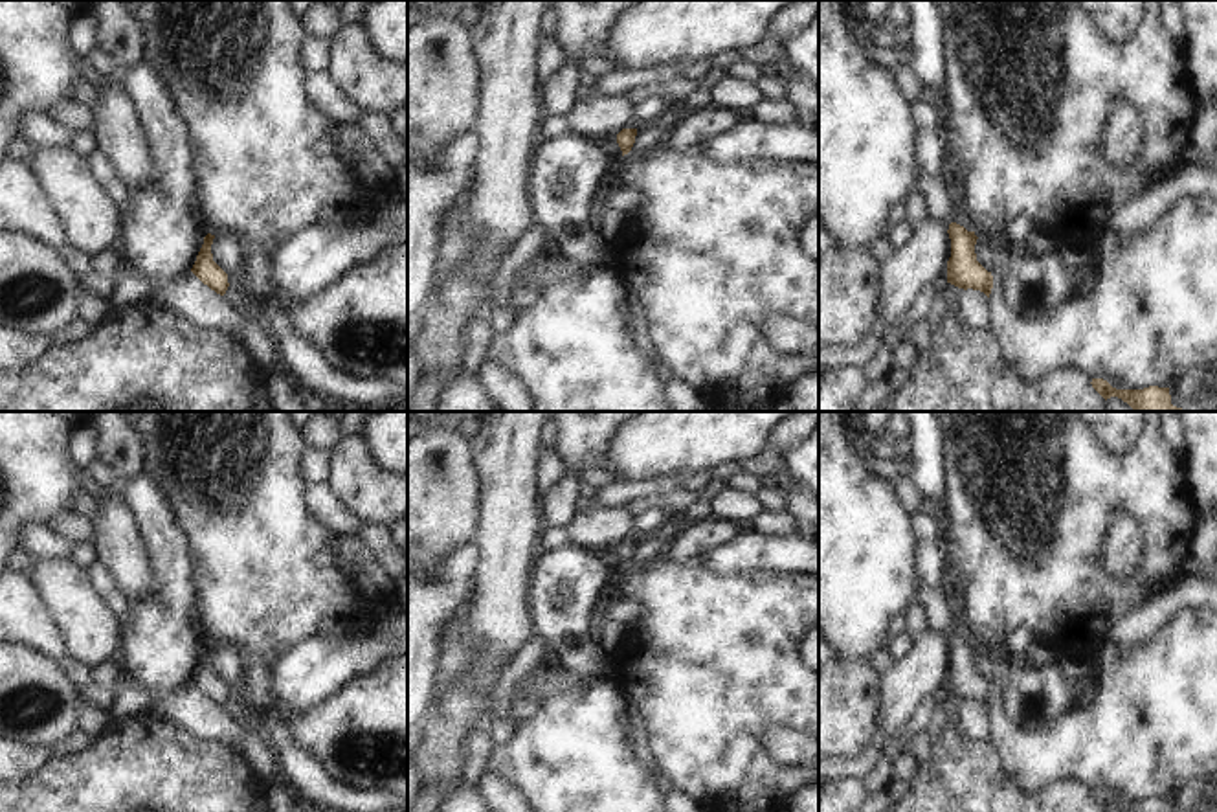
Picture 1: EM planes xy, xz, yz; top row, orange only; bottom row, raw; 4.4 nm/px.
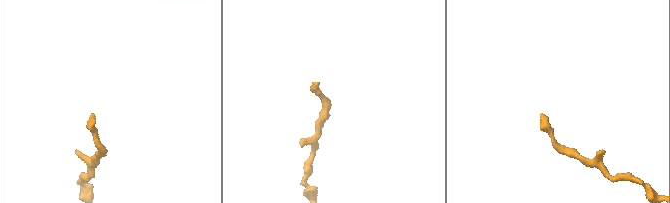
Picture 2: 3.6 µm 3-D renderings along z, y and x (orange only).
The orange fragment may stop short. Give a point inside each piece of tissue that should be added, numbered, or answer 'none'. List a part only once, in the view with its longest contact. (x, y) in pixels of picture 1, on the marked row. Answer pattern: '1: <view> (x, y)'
none

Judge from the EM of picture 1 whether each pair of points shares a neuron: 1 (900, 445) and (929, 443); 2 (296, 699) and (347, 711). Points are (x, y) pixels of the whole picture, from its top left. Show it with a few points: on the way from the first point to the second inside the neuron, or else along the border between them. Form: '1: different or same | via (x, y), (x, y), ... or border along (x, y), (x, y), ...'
1: different | border along (907, 438), (911, 458)
2: different | border along (351, 680), (303, 711), (287, 713), (281, 708)

